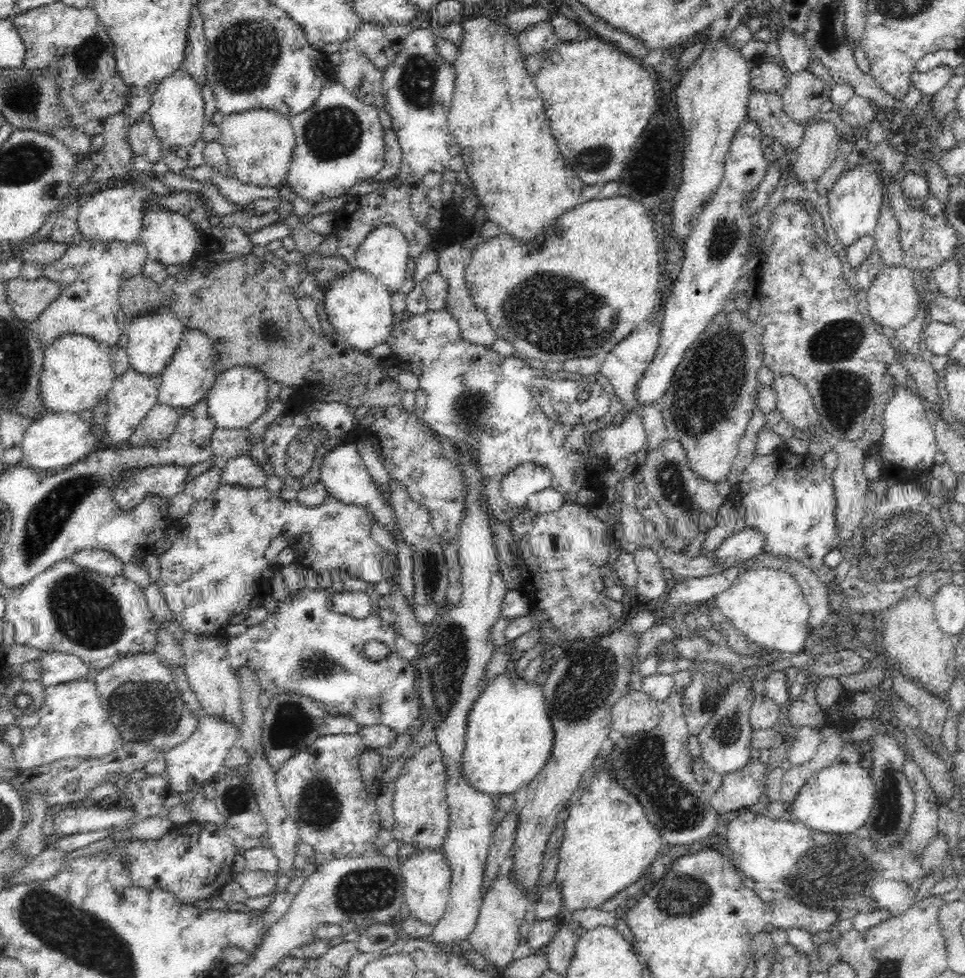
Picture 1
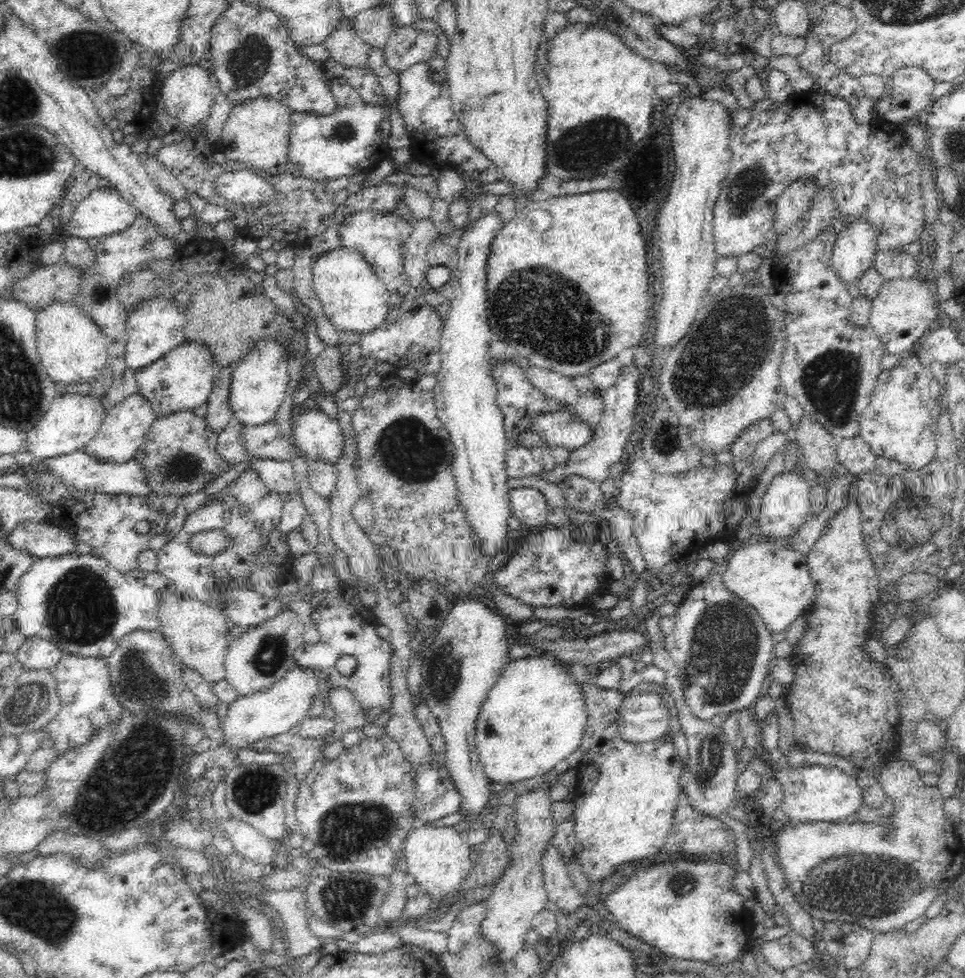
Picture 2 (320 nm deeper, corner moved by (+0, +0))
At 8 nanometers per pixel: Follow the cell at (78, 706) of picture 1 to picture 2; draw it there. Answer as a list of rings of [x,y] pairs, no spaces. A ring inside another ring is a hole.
[[[63,652],[62,658],[53,672],[57,680],[57,693],[61,700],[61,709],[43,728],[43,736],[54,743],[56,756],[64,754],[75,746],[84,745],[99,728],[122,719],[124,710],[120,701],[116,699],[114,687],[110,681],[110,669],[107,659],[100,657],[77,657]]]

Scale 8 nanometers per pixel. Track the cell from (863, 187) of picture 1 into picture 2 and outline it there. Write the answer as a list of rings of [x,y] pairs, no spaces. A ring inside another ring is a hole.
[[[854,220],[836,228],[831,265],[838,278],[848,283],[848,287],[873,266],[879,250],[873,228],[867,220]]]

